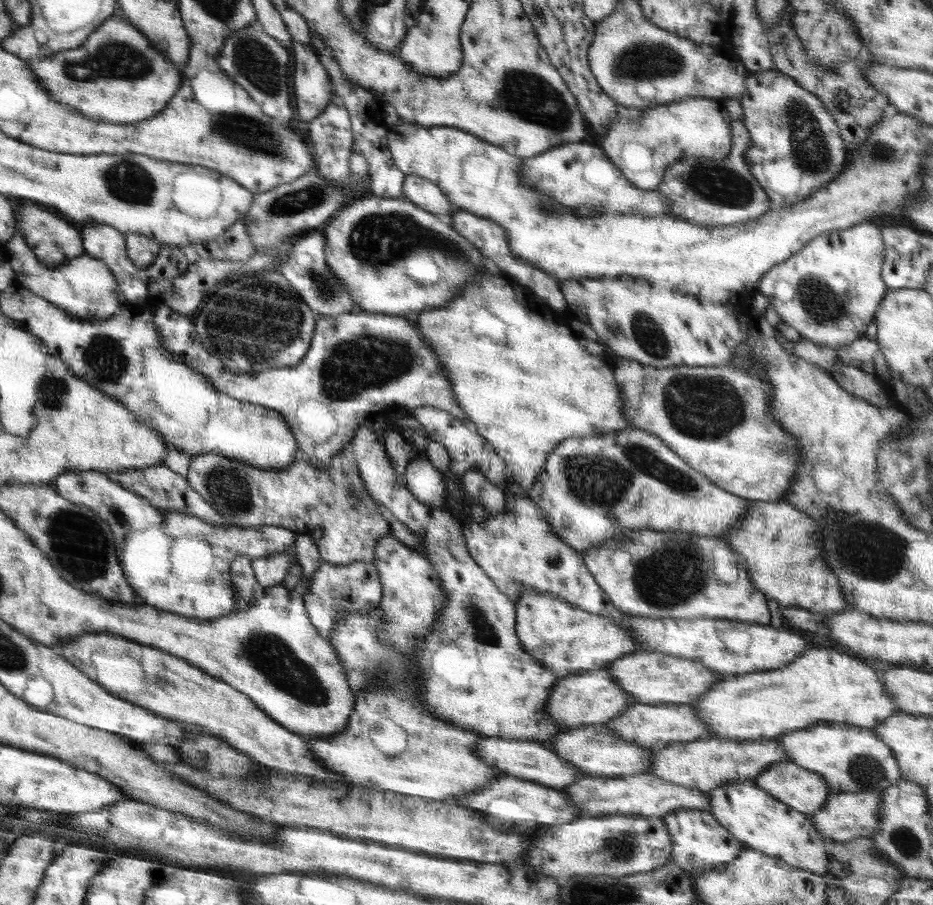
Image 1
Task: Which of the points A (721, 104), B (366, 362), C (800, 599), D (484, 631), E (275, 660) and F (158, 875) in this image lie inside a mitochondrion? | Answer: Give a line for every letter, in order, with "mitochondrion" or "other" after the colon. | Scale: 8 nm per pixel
A: other
B: mitochondrion
C: other
D: mitochondrion
E: mitochondrion
F: other

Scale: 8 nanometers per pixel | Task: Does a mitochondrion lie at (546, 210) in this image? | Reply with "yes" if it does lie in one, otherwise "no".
yes

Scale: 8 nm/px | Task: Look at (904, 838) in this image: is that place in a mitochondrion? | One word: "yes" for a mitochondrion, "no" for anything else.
yes

